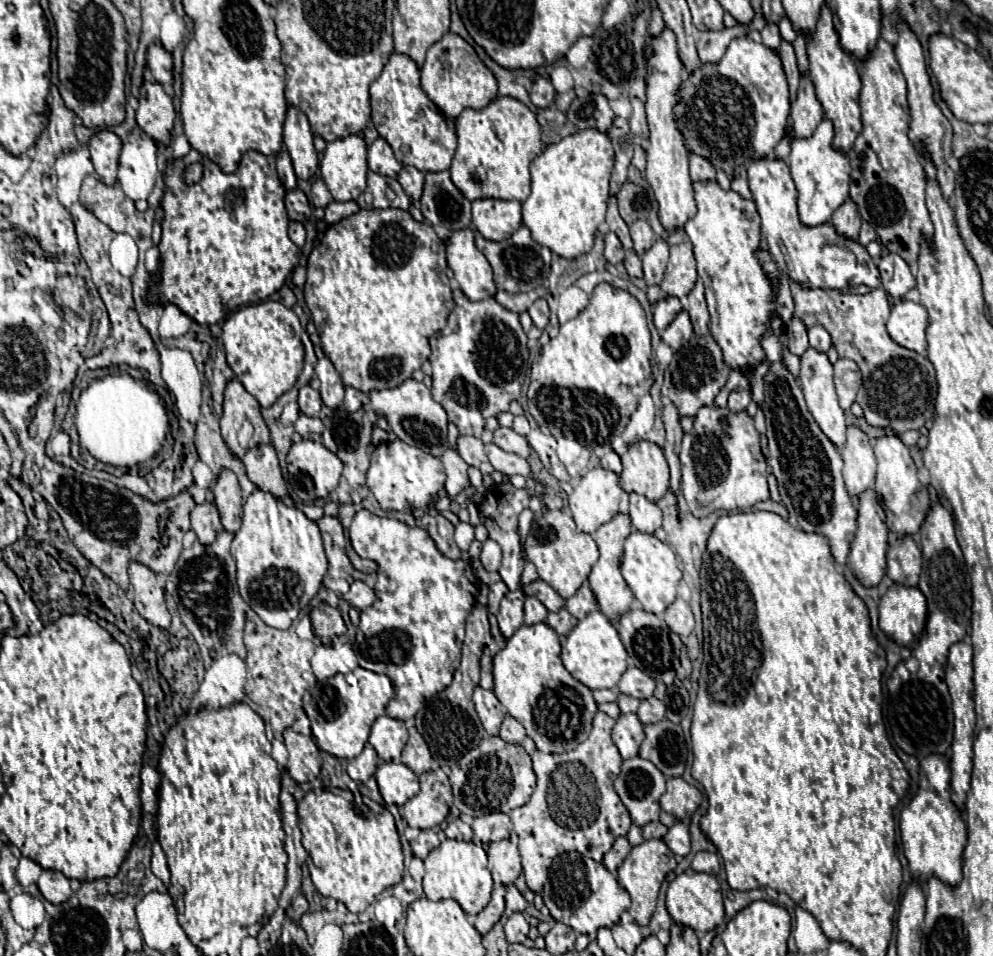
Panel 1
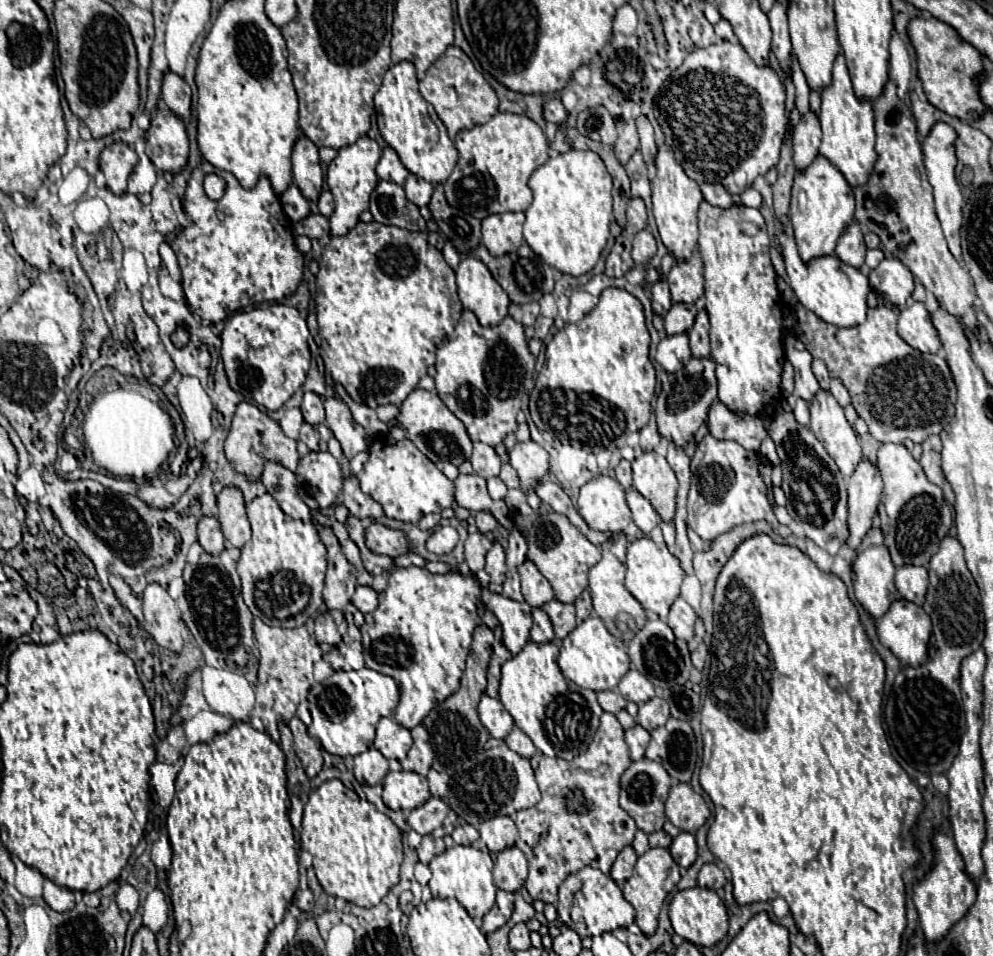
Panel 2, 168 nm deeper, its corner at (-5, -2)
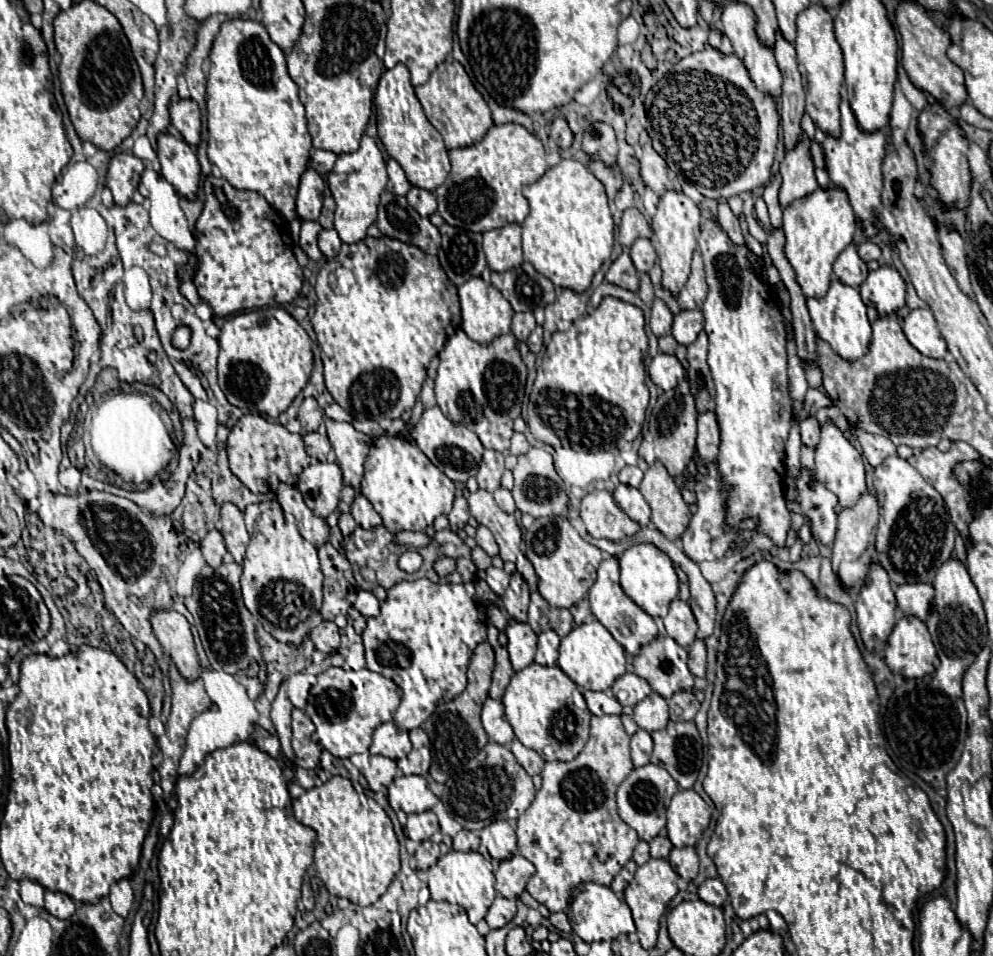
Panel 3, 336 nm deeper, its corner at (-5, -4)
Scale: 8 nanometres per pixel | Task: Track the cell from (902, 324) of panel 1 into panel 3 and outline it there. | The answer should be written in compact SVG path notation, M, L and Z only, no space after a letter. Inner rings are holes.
M913 309L905 321L903 321L903 331L909 339L909 343L927 357L933 359L943 359L947 353L945 339L941 339L941 333L937 329L937 321L931 313L931 309Z

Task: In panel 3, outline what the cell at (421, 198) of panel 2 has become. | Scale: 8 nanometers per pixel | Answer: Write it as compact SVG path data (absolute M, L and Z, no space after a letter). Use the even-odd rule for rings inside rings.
M411 187L407 193L407 201L409 205L421 215L421 217L431 217L437 211L437 201L435 195L431 191L419 189L419 187Z

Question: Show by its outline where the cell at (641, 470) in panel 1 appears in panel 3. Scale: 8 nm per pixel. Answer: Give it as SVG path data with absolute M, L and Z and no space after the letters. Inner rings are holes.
M659 461L645 471L639 491L651 507L651 523L669 541L677 541L689 525L689 505L683 501L679 487Z

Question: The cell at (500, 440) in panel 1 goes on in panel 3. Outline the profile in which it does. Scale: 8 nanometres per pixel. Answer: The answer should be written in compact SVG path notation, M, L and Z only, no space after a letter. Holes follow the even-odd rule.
M531 447L527 453L523 453L519 457L517 467L513 469L513 477L515 477L515 485L511 489L511 495L521 513L529 513L535 519L539 519L549 515L561 515L569 509L569 495L567 495L565 483L557 475L553 467L553 457L547 451Z

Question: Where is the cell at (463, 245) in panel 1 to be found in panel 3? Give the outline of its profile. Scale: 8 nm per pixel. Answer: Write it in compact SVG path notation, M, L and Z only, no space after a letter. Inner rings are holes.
M473 277L459 289L463 323L461 329L477 343L489 345L495 337L511 333L513 307L497 289L481 277Z

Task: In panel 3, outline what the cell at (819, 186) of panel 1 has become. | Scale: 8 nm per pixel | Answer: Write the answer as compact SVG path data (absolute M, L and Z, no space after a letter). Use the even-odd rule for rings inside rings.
M817 189L805 199L797 199L793 205L783 209L783 233L785 233L785 257L795 271L795 279L805 295L823 297L829 291L833 277L833 263L839 253L853 241L855 213L847 201L847 195L837 189Z

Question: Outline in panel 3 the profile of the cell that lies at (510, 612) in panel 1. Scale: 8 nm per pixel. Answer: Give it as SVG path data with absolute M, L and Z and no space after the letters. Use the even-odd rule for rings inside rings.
M509 621L505 633L509 637L507 649L509 649L513 669L521 671L521 669L529 667L533 663L535 651L537 651L537 635L533 633L533 629L529 629L527 623Z

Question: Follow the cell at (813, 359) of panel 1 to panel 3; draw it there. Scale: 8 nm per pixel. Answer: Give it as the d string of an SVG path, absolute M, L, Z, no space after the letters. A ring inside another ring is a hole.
M825 423L821 427L821 443L815 451L815 469L817 469L817 481L823 483L831 493L837 495L839 507L847 509L857 503L857 499L865 493L865 469L863 469L863 457L861 453L843 437L843 433L833 425Z

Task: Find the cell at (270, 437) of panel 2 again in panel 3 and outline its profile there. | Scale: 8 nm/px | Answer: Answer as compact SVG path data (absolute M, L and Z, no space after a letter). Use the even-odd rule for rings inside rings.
M243 415L227 437L229 469L253 493L271 493L281 483L297 485L297 477L309 465L309 455L303 449L303 437L289 433L287 427L265 421L261 415Z

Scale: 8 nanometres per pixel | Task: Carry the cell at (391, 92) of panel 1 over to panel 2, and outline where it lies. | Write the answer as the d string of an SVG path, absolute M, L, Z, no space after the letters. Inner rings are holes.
M401 61L397 65L391 65L391 69L383 77L379 91L375 93L375 111L381 137L397 151L399 159L413 175L433 185L443 183L451 175L459 151L445 125L429 113L431 105L419 93L419 81L413 63Z

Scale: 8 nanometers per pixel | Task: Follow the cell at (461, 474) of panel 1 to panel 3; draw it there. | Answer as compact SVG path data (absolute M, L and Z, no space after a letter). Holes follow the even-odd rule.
M485 489L471 493L467 501L469 501L469 509L471 509L471 515L475 517L475 521L493 533L497 545L501 547L501 553L499 553L501 559L513 561L517 565L519 573L523 575L523 579L527 581L527 585L531 589L537 589L537 575L533 573L533 565L523 557L523 553L519 549L521 529L519 529L515 517L501 511L499 505L495 503L493 495Z

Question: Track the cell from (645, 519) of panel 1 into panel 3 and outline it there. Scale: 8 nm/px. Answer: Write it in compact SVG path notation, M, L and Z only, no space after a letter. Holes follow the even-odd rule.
M619 483L619 485L615 487L615 491L613 491L613 497L615 497L617 505L619 505L631 519L635 519L641 527L649 525L651 509L649 509L647 501L643 499L643 495L639 493L639 489Z

